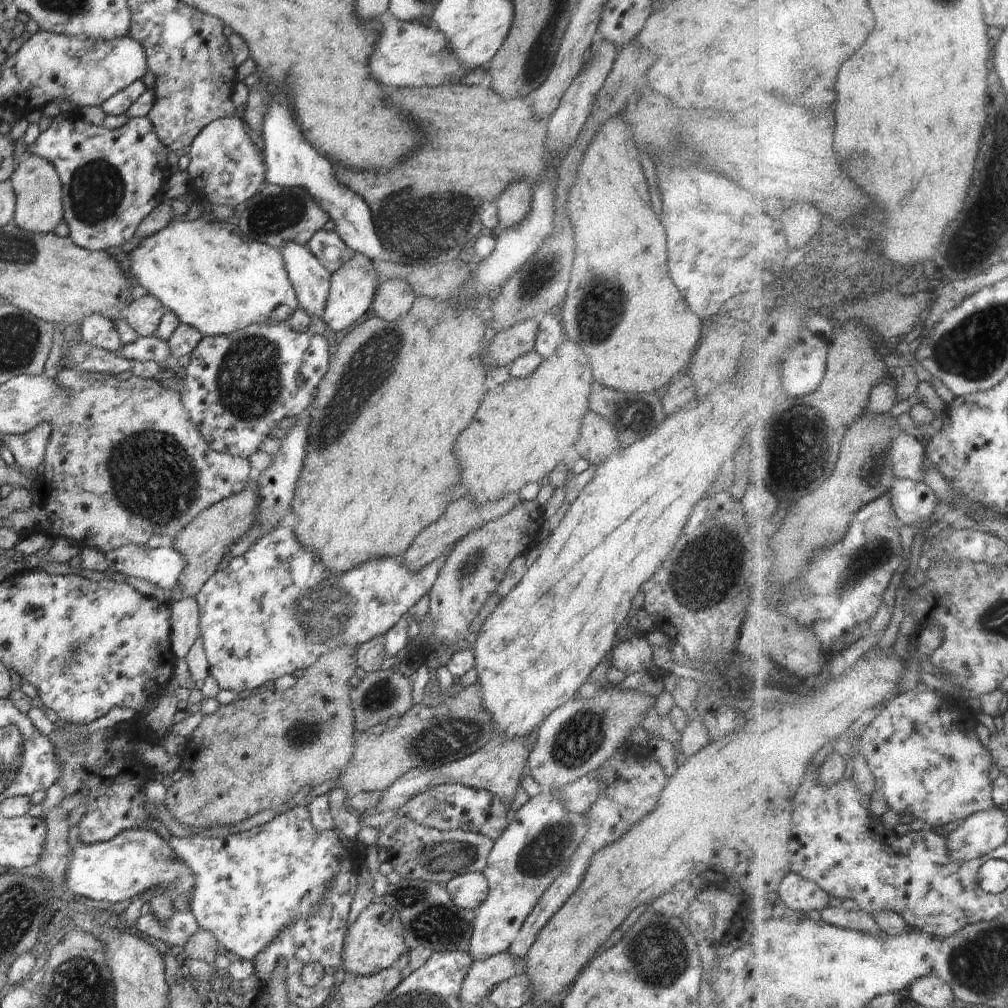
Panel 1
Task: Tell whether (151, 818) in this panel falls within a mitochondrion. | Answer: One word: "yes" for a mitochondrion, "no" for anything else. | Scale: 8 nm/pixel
no

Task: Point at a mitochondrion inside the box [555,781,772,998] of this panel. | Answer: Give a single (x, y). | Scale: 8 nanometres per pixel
(660, 956)

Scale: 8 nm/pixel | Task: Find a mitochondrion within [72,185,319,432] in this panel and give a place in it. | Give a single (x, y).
(248, 383)

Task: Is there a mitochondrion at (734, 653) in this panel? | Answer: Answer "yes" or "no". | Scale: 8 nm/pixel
no

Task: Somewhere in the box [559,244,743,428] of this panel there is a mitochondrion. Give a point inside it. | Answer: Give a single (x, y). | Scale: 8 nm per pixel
(595, 325)

